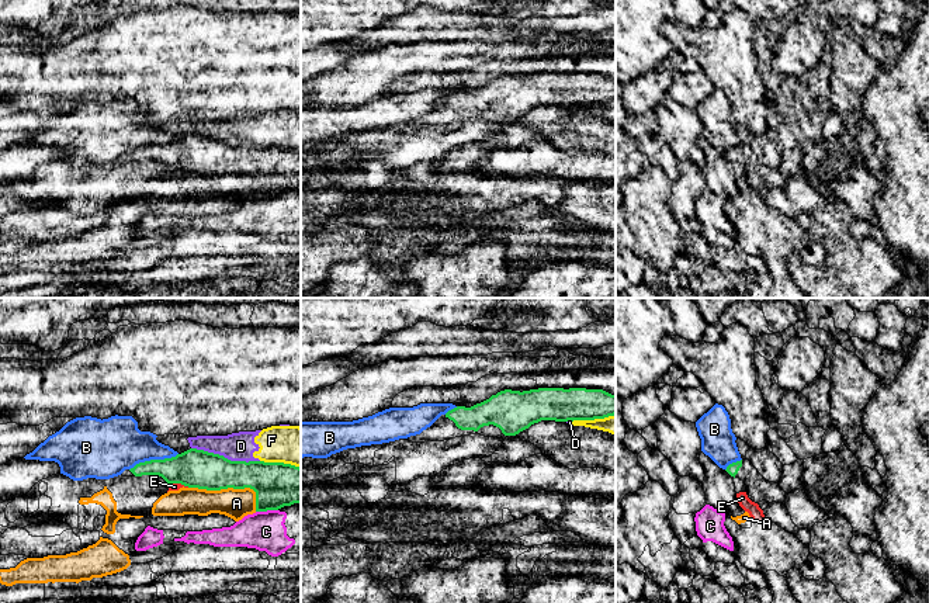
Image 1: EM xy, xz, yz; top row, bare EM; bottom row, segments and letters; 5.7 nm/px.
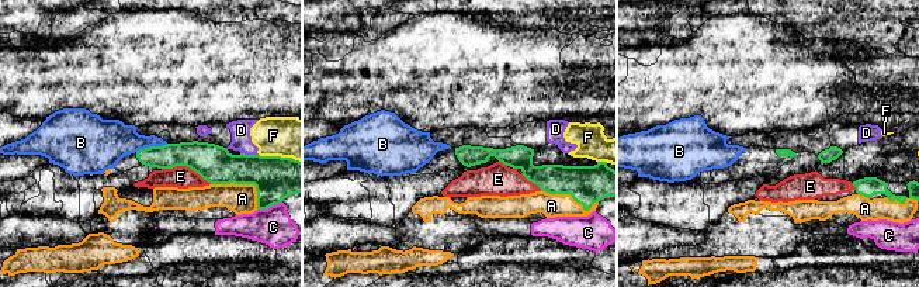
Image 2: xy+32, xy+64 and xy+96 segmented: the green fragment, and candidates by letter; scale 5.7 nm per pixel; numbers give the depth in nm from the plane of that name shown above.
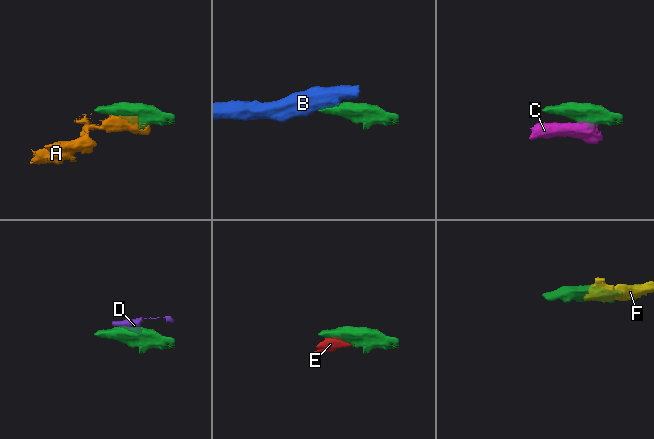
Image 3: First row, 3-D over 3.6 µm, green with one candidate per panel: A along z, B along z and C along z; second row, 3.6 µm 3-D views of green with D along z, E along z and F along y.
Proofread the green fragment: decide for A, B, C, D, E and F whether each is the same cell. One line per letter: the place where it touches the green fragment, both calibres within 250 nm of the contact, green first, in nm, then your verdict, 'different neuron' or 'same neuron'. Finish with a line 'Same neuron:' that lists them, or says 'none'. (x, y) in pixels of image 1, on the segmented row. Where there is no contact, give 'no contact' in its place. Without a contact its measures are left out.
A: xy (231, 487) | 240/170 nm | different neuron
B: xy (153, 460) | 220/320 nm | different neuron
C: xy (266, 510) | 260/220 nm | different neuron
D: xy (224, 457) | 220/160 nm | different neuron
E: xy (180, 482) | 220/50 nm | different neuron
F: xz (593, 419) | 190/110 nm | different neuron
Same neuron: none

